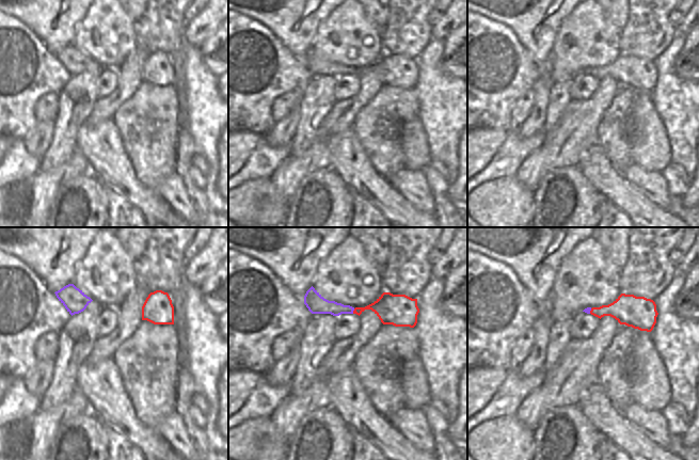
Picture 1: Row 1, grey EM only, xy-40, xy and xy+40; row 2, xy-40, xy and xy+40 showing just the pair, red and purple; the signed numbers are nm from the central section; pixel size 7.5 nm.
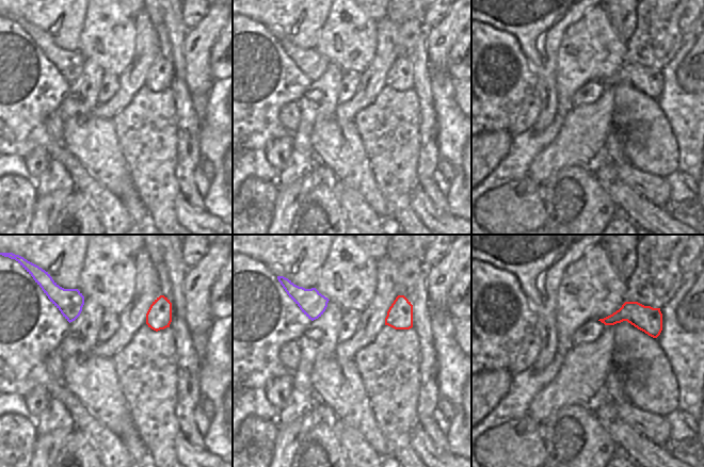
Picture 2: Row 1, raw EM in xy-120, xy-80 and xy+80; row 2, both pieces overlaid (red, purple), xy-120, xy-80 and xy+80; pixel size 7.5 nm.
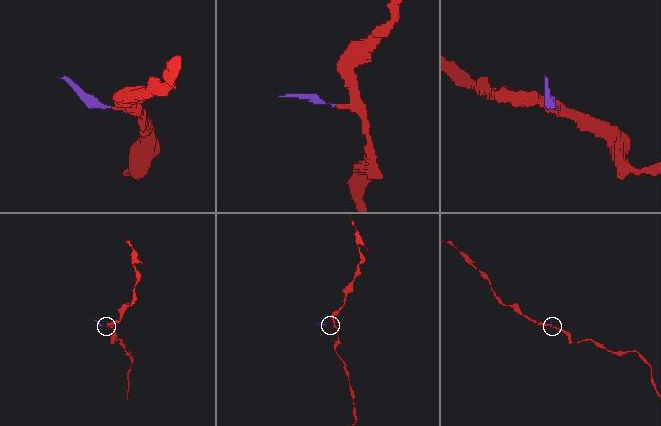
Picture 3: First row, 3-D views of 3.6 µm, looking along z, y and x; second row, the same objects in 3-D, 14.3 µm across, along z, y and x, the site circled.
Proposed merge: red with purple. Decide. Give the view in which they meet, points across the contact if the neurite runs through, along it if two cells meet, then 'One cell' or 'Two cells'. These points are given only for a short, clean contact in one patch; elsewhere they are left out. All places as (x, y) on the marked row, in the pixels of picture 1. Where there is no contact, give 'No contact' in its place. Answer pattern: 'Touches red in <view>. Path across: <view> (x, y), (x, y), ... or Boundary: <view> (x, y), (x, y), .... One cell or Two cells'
Touches red in xy. Path across: xy (386, 307), (365, 307), (353, 311), (321, 305). One cell.

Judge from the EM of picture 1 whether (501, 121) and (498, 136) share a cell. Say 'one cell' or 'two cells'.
two cells

